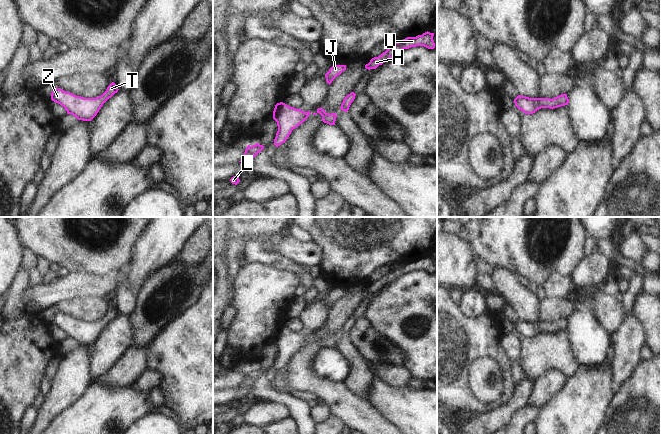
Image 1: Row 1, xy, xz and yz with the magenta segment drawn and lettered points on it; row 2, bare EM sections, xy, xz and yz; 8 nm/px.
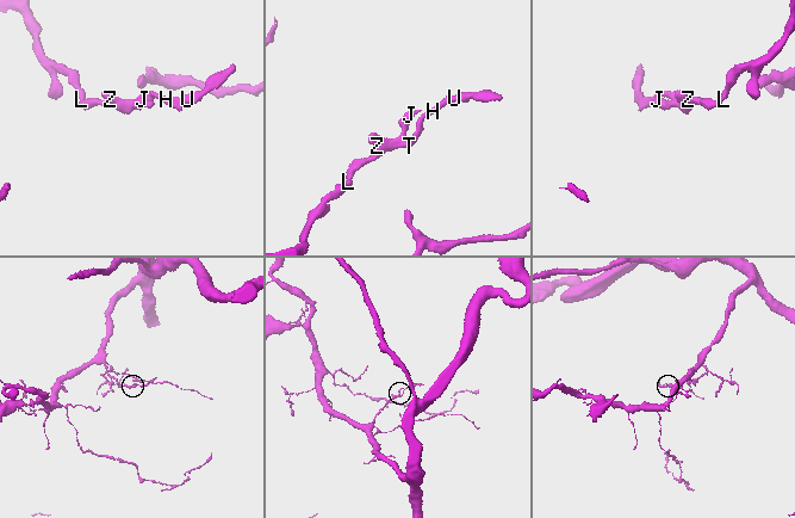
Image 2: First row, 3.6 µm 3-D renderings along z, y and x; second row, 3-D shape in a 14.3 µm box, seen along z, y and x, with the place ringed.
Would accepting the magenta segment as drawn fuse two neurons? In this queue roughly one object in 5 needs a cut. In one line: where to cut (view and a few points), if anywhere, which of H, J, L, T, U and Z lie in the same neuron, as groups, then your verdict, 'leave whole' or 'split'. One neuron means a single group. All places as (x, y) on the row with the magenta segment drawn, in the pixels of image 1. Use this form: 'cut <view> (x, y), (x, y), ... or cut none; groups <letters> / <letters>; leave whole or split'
cut none; groups H J L T U Z; leave whole

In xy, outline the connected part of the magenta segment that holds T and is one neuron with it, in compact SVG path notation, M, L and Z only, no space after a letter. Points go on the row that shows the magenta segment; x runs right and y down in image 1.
M112 82L106 91L96 98L84 98L56 88L51 93L51 100L65 108L67 114L72 114L78 120L91 121L103 104L118 92L117 85Z

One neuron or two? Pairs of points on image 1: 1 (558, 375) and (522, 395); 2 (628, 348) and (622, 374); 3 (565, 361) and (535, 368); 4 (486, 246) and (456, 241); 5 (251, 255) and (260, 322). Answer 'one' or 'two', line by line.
1: two
2: one
3: one
4: two
5: two

